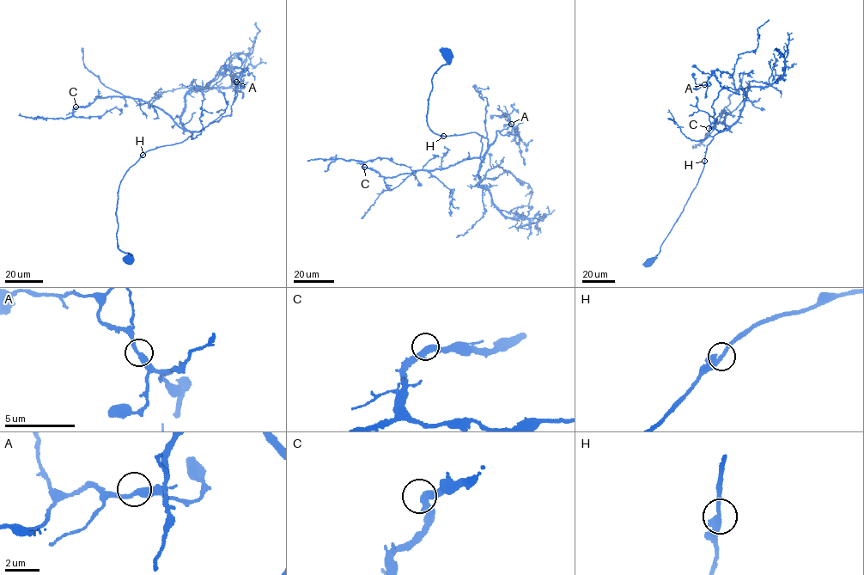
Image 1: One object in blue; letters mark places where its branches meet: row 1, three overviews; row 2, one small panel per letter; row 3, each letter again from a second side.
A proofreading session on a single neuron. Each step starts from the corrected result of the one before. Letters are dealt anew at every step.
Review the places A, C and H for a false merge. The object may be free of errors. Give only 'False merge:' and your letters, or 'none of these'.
False merge: none of these

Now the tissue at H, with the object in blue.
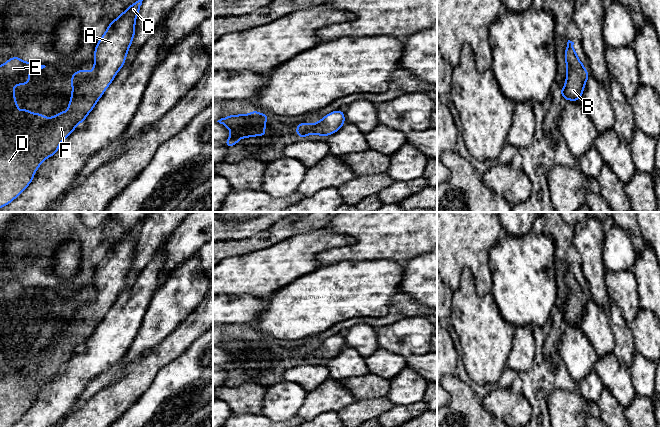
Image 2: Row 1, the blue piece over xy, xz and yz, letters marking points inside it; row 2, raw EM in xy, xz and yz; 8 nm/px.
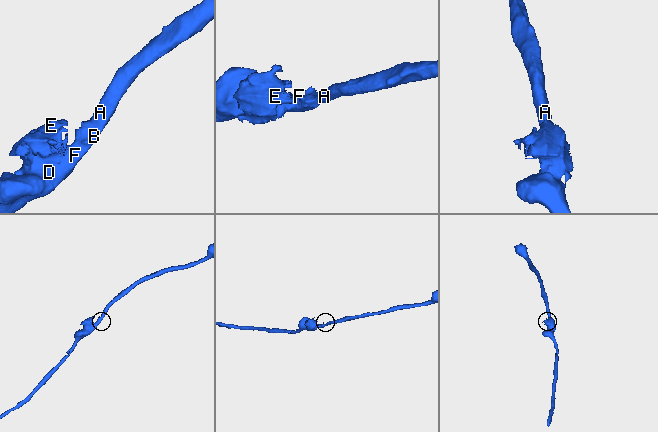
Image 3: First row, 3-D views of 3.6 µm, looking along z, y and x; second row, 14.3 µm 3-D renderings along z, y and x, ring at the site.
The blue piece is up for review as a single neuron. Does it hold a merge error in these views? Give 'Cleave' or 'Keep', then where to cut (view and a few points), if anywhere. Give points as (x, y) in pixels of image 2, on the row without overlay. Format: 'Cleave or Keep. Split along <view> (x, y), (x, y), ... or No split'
Keep. No split

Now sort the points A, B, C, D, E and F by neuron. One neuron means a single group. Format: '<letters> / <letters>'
A B C D E F

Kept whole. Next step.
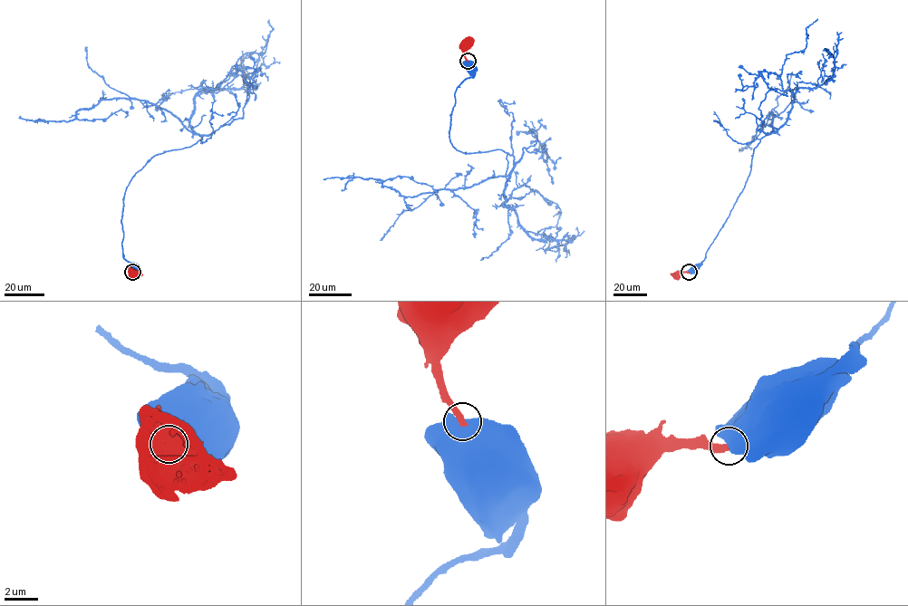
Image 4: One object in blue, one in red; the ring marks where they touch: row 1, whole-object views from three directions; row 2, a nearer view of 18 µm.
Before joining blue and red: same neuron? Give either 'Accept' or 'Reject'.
Reject

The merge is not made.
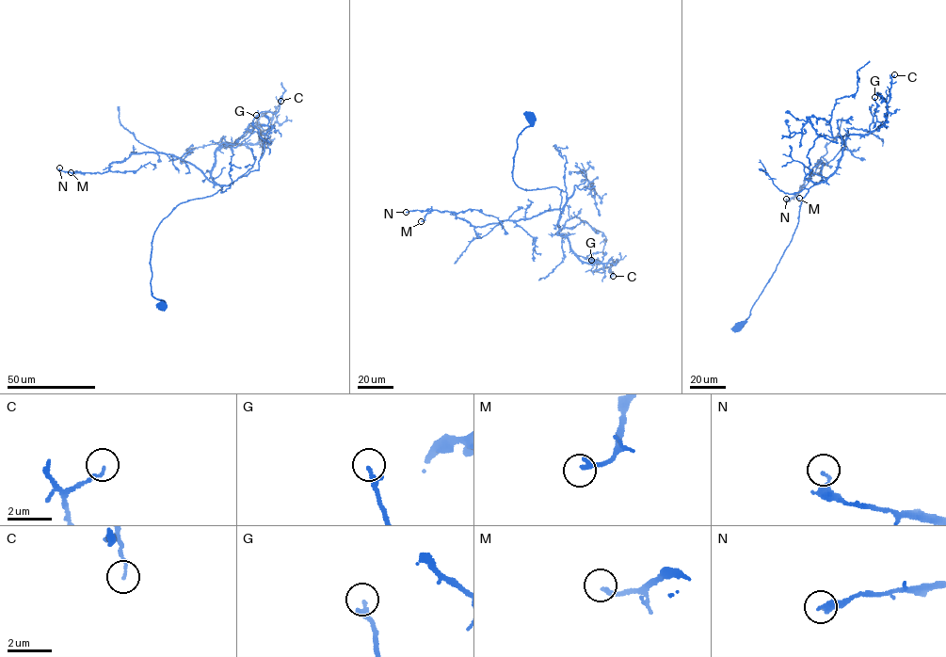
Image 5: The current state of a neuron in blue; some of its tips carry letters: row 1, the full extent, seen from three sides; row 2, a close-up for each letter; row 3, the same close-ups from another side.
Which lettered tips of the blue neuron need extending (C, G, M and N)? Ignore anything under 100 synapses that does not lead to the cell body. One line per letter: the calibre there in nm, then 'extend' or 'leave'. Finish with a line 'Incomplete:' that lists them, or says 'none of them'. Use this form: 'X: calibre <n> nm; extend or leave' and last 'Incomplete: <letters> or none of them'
C: calibre 110 nm; leave
G: calibre 240 nm; leave
M: calibre 220 nm; leave
N: calibre 170 nm; leave
Incomplete: none of them

